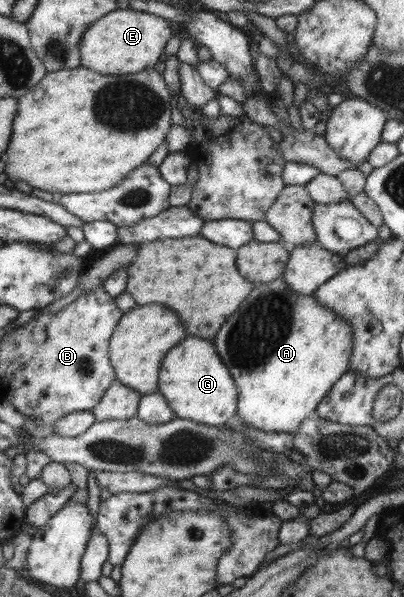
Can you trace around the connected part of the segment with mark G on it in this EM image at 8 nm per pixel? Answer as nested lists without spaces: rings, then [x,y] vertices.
[[[186,337],[166,353],[159,373],[158,391],[166,398],[176,417],[214,426],[226,423],[226,419],[236,413],[239,396],[236,382],[216,353],[214,343],[200,337]]]

